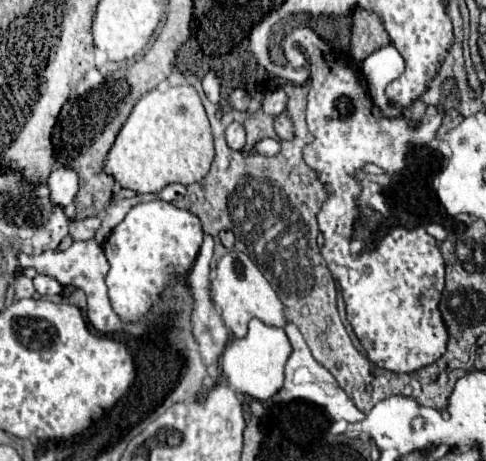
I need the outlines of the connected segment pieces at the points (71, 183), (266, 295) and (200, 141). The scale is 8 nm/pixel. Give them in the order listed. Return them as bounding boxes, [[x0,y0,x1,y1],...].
[[48,167,78,209],[212,251,286,339],[104,87,214,193]]

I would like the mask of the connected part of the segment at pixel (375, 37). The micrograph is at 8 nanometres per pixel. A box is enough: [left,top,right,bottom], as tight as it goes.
[350,9,390,61]

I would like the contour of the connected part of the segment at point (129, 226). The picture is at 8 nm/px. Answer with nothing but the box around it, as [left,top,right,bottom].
[102,199,204,323]

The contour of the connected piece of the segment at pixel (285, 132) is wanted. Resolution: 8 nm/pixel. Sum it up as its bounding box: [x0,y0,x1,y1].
[274,111,292,137]

